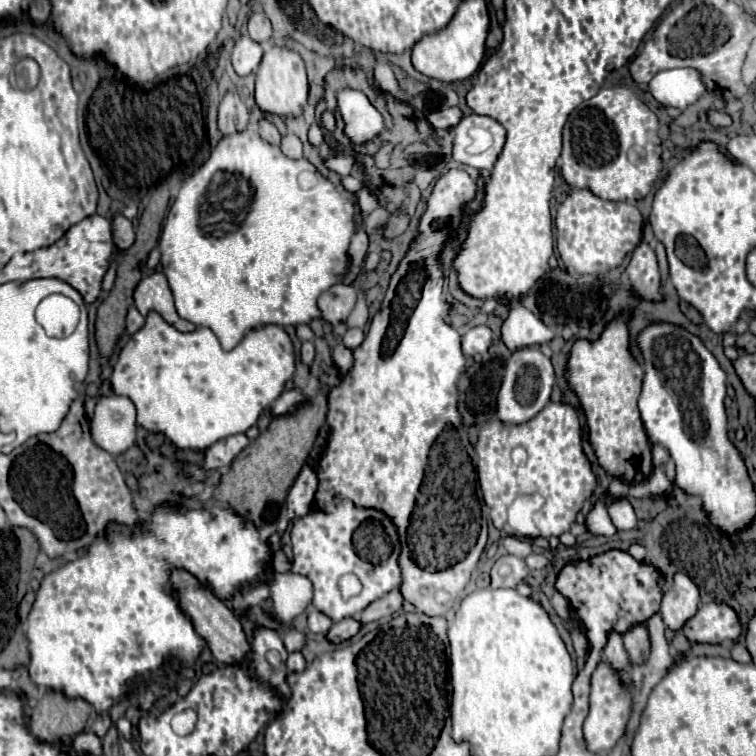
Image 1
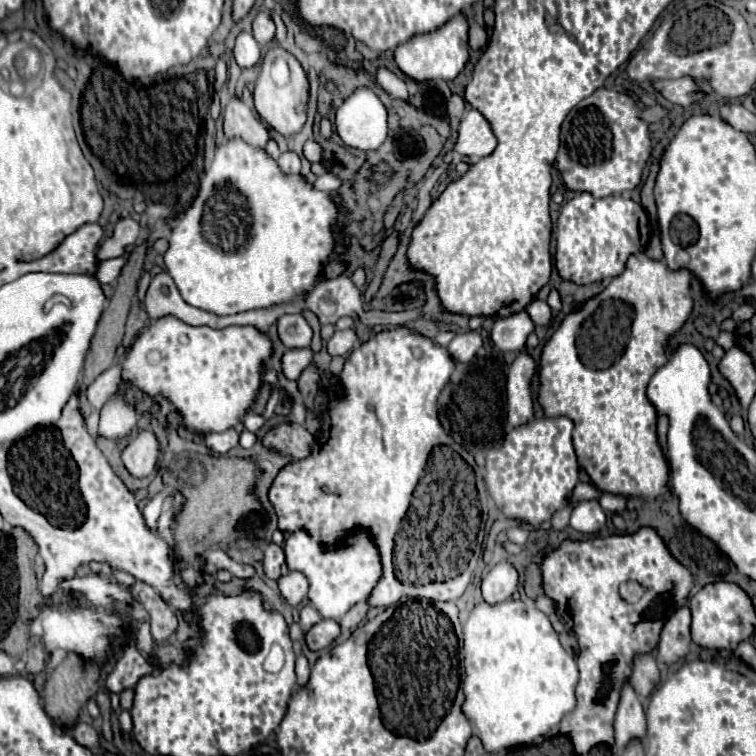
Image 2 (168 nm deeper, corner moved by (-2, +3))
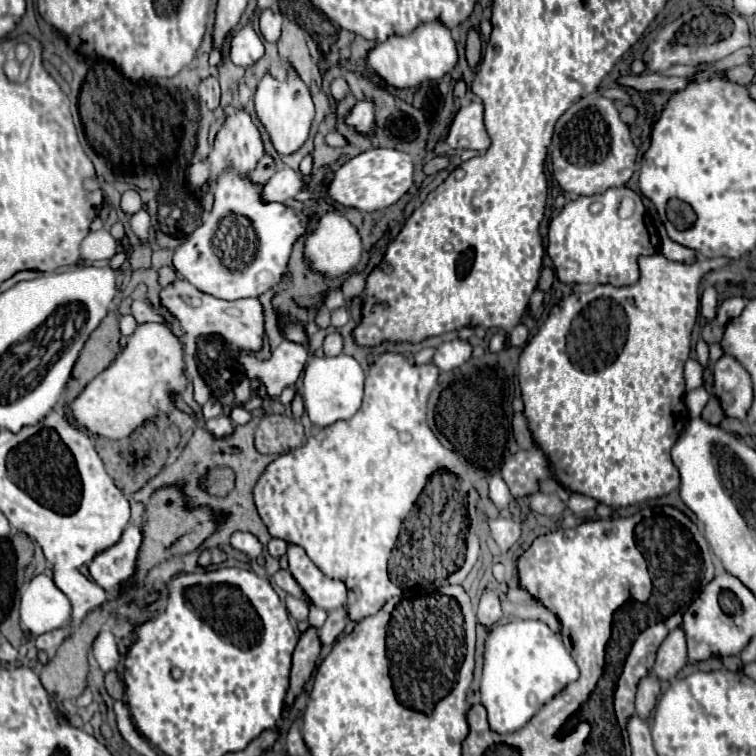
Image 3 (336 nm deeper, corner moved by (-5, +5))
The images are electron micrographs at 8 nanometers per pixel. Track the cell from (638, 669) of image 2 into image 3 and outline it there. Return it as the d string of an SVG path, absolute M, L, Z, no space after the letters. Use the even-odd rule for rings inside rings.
M653 673L641 679L637 689L637 699L635 699L635 711L639 713L639 717L647 719L651 715L651 709L655 707L659 691L661 691L661 683Z

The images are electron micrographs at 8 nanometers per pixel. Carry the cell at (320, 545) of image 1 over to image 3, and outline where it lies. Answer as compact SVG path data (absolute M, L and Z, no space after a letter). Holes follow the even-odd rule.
M293 543L287 545L287 561L291 575L317 607L333 611L347 605L349 589L345 581L325 577L325 573L307 557L303 547Z

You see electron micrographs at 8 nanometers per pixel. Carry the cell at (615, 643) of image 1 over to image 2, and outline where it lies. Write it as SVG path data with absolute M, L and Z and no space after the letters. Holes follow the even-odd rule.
M624 685L622 689L622 699L616 711L616 721L614 721L614 731L616 731L616 747L624 749L632 739L644 741L646 737L646 719L644 719L644 709L640 703L640 697L634 693L632 685Z

